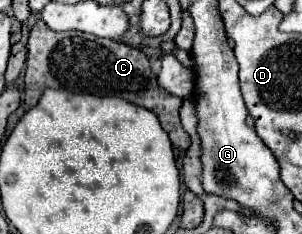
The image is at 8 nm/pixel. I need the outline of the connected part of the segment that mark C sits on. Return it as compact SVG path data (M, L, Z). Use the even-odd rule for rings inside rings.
M37 21L29 33L27 43L27 67L25 67L25 103L27 107L37 105L43 89L61 89L69 93L91 93L101 97L119 97L133 105L141 105L159 117L161 127L169 133L175 149L189 149L191 137L183 131L179 123L181 99L165 91L157 75L149 67L149 59L143 51L119 45L111 39L101 39L93 33L83 31L51 31L43 21Z

